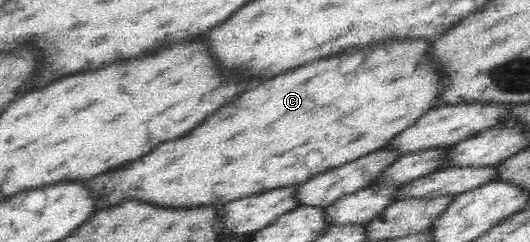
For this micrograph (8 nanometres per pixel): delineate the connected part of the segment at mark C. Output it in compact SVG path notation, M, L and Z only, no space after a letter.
M394 40L394 42L376 44L376 46L366 46L362 50L352 48L348 54L342 54L342 56L310 62L310 64L306 64L302 68L296 68L292 72L286 72L286 74L282 74L278 78L266 80L260 86L256 86L254 90L242 92L242 96L234 98L230 104L224 104L222 108L216 108L214 114L210 114L210 118L200 122L198 128L194 128L194 132L188 132L180 140L166 140L166 144L160 144L150 154L146 154L146 156L142 156L142 158L138 158L134 162L122 164L114 172L94 176L90 180L90 192L94 192L94 210L110 208L110 204L122 204L122 200L146 200L146 204L158 204L158 208L206 208L206 204L210 204L210 206L228 204L230 200L238 200L238 196L258 196L258 192L270 192L270 188L286 188L286 184L294 186L304 184L309 178L317 174L331 171L348 161L352 162L357 158L380 150L392 136L402 132L414 120L418 120L424 112L428 112L432 108L432 102L434 102L438 92L440 92L440 80L438 80L436 70L426 62L426 42L410 42L410 40L396 42Z

